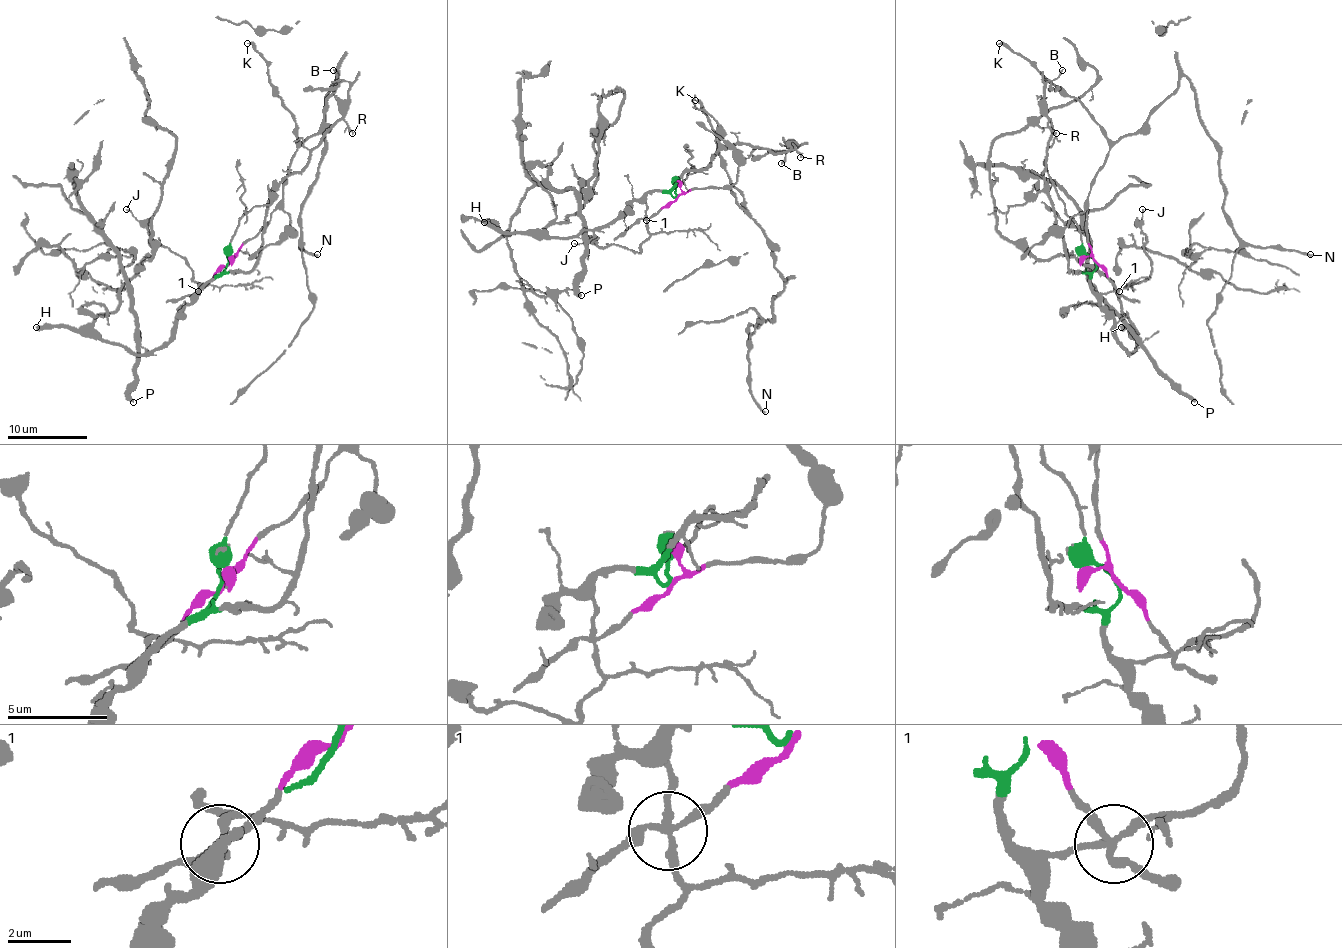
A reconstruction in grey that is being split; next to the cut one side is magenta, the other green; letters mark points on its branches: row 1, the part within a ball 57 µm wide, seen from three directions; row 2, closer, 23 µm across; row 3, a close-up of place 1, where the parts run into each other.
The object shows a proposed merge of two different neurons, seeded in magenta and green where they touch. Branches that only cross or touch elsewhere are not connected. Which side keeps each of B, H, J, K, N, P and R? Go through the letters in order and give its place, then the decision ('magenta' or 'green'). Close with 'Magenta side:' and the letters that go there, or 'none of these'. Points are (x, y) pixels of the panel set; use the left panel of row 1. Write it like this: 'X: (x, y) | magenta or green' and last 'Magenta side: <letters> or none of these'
B: (333, 70) | green
H: (36, 327) | green
J: (126, 209) | green
K: (247, 43) | magenta
N: (317, 254) | magenta
P: (133, 402) | green
R: (352, 133) | green
Magenta side: K, N

